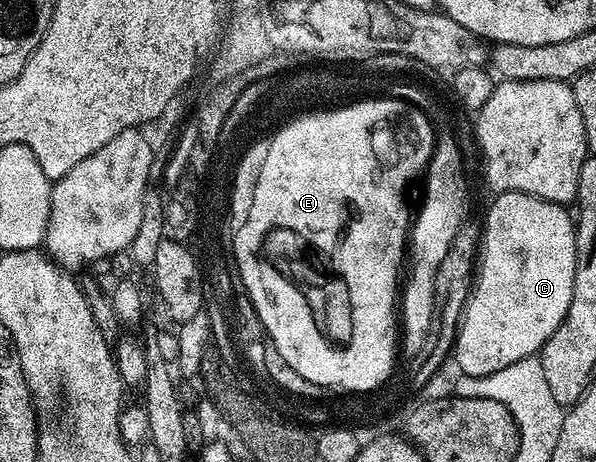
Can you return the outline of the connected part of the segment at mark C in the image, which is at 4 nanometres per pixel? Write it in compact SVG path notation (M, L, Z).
M501 192L495 199L482 223L478 275L464 306L454 345L454 356L466 376L494 374L494 370L506 370L506 366L514 366L522 358L536 356L566 318L574 290L576 224L573 217L568 217L569 209L525 192Z

